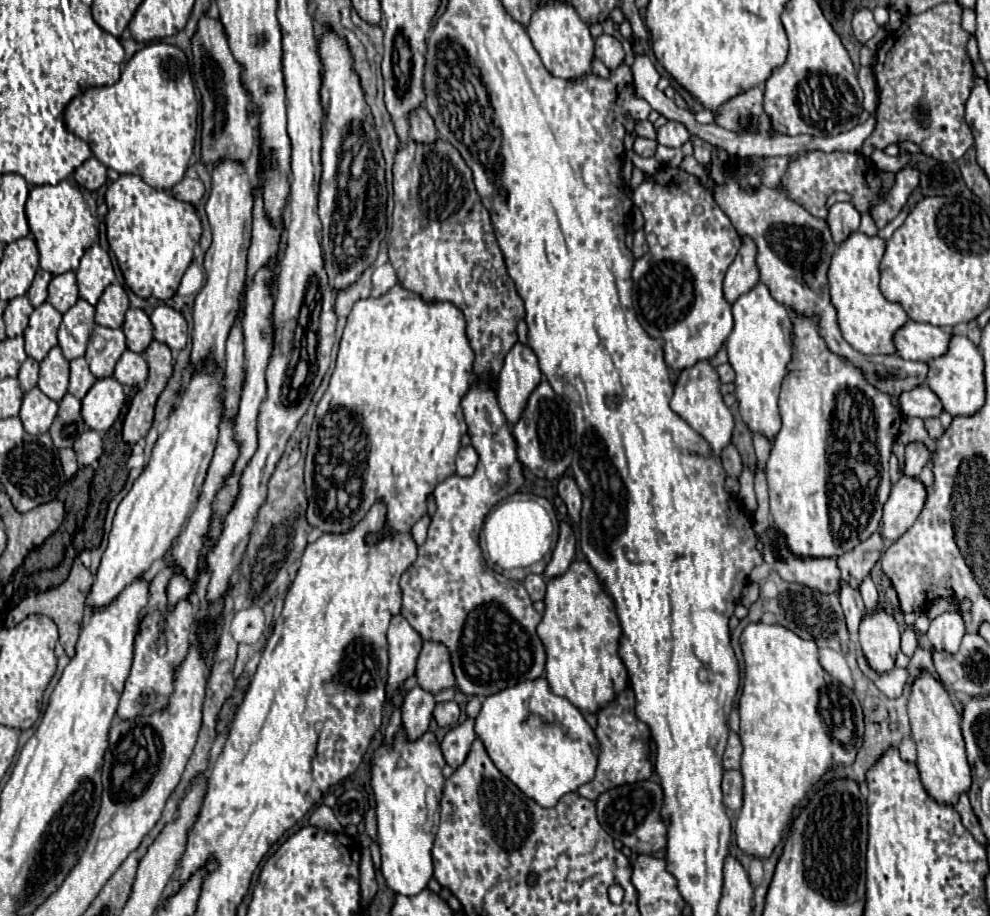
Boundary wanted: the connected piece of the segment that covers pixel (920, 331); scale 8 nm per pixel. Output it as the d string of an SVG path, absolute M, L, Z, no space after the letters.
M910 320L904 328L896 332L896 354L904 360L930 362L946 354L952 336L954 334L950 330Z

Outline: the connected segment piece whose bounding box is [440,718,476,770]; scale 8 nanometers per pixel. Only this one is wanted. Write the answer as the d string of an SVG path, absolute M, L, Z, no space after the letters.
M468 718L468 720L464 720L462 724L450 728L448 734L444 736L442 744L440 744L446 764L450 764L454 770L456 770L458 766L462 766L462 762L466 760L466 756L468 756L470 746L472 746L474 740L476 740L474 720Z

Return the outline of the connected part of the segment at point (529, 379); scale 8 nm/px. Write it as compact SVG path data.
M518 342L508 352L504 368L498 376L498 404L510 426L522 418L526 398L530 398L530 390L534 390L540 380L542 372L534 352Z

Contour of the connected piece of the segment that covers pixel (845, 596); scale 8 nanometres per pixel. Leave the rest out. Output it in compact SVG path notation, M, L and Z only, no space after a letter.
M842 582L842 588L840 588L838 596L840 596L840 604L842 604L842 610L844 610L844 616L846 616L848 632L850 632L850 636L858 636L858 626L862 622L862 614L866 614L862 596L860 596L858 590L850 588L844 582Z

